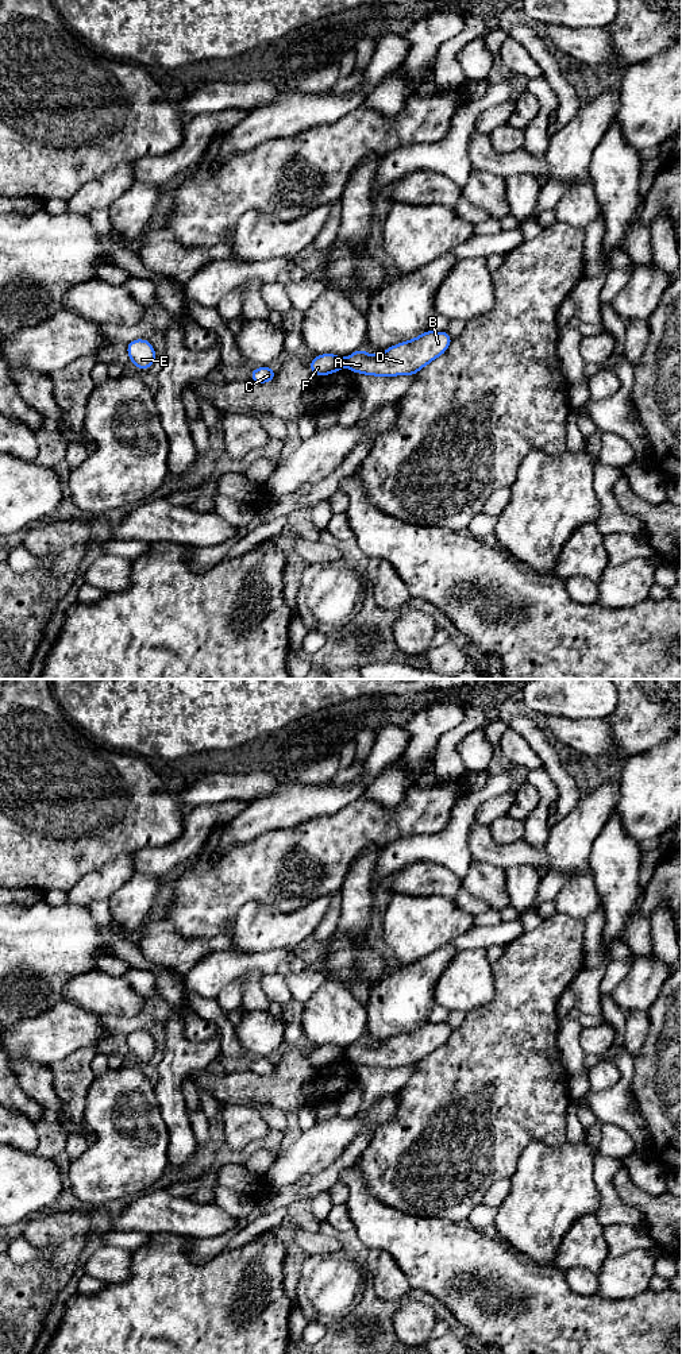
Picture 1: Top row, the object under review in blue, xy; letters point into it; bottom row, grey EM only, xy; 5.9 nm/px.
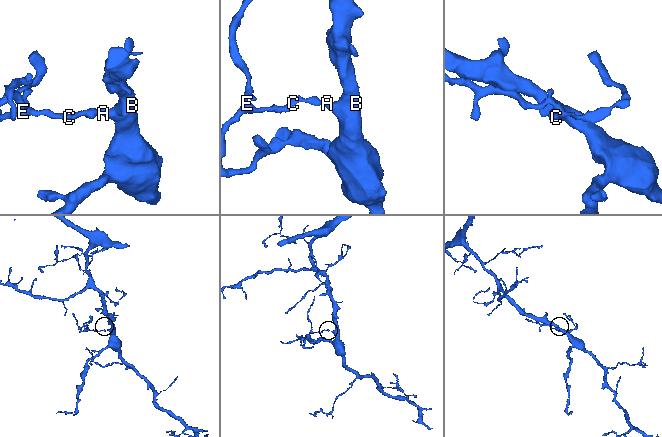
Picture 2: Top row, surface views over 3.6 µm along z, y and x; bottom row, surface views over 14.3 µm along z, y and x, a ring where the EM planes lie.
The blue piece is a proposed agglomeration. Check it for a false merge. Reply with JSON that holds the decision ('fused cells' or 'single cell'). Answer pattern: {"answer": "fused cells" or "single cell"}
{"answer": "fused cells"}

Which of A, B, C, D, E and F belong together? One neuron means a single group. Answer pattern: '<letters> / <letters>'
A B D / C E F

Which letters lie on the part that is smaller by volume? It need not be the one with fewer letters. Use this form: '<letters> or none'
C, E, F

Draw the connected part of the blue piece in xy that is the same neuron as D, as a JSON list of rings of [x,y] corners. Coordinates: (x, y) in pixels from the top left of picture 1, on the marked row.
[[[425,331],[420,336],[394,344],[379,355],[359,348],[346,358],[351,373],[374,377],[415,375],[424,366],[443,355],[452,337],[447,331]]]

